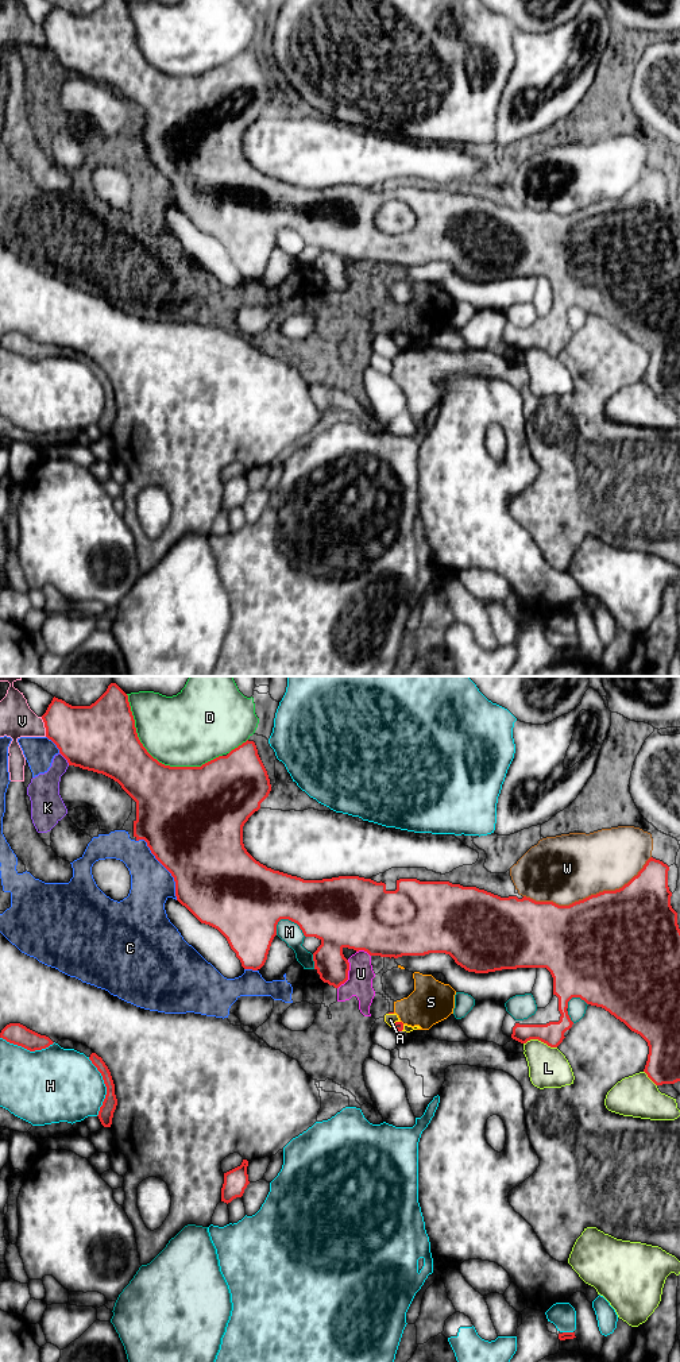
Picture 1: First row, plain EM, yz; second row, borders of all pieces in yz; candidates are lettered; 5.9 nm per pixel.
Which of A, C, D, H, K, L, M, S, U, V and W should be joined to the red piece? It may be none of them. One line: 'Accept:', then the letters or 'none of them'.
Accept: none of them

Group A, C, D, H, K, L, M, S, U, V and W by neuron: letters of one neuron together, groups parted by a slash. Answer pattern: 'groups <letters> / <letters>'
groups A C K S U / D / H / L / M / V / W

